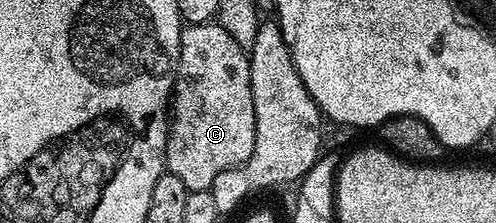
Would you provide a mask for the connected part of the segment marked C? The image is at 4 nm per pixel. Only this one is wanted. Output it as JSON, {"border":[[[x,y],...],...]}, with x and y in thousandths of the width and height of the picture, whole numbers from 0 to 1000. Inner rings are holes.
{"border":[[[438,99],[377,108],[361,148],[361,305],[341,453],[335,767],[357,780],[379,861],[423,852],[438,780],[480,753],[514,668],[514,498],[506,399],[506,274],[500,238]]]}

